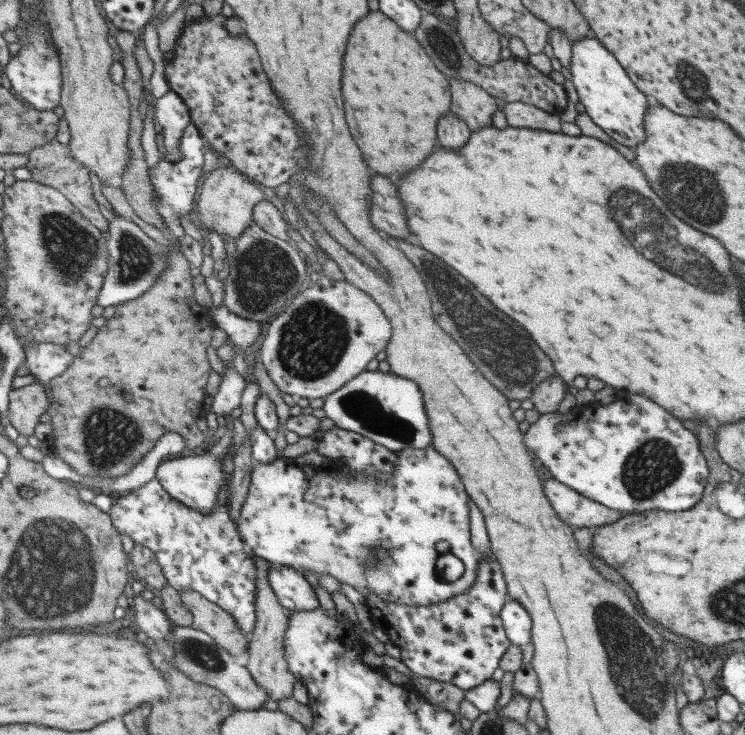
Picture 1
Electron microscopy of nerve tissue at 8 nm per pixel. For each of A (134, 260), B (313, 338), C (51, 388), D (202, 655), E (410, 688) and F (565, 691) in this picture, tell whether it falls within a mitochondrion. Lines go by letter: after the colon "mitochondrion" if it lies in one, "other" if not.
A: mitochondrion
B: mitochondrion
C: other
D: mitochondrion
E: other
F: other

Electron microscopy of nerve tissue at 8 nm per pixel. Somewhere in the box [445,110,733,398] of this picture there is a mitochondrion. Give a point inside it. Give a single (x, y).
(690, 189)

